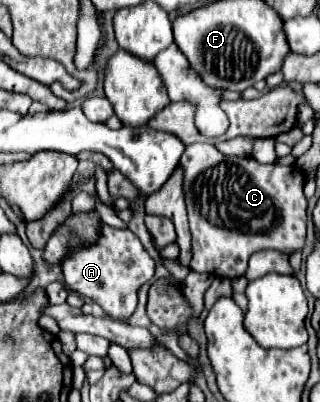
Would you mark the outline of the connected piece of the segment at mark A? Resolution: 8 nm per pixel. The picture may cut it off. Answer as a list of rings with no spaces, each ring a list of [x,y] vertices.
[[[104,225],[104,233],[96,241],[96,247],[86,249],[74,243],[74,253],[64,261],[62,271],[66,285],[72,291],[98,303],[108,317],[126,323],[136,309],[138,287],[148,279],[152,279],[154,275],[154,261],[144,251],[142,243],[132,231],[128,229],[118,231],[114,227]]]

